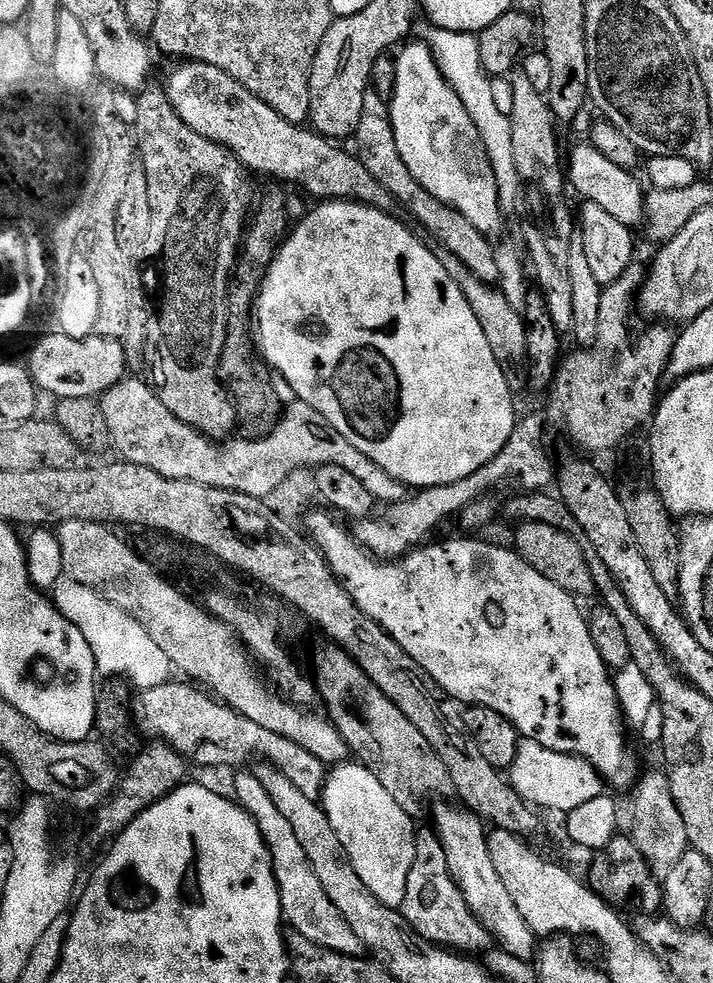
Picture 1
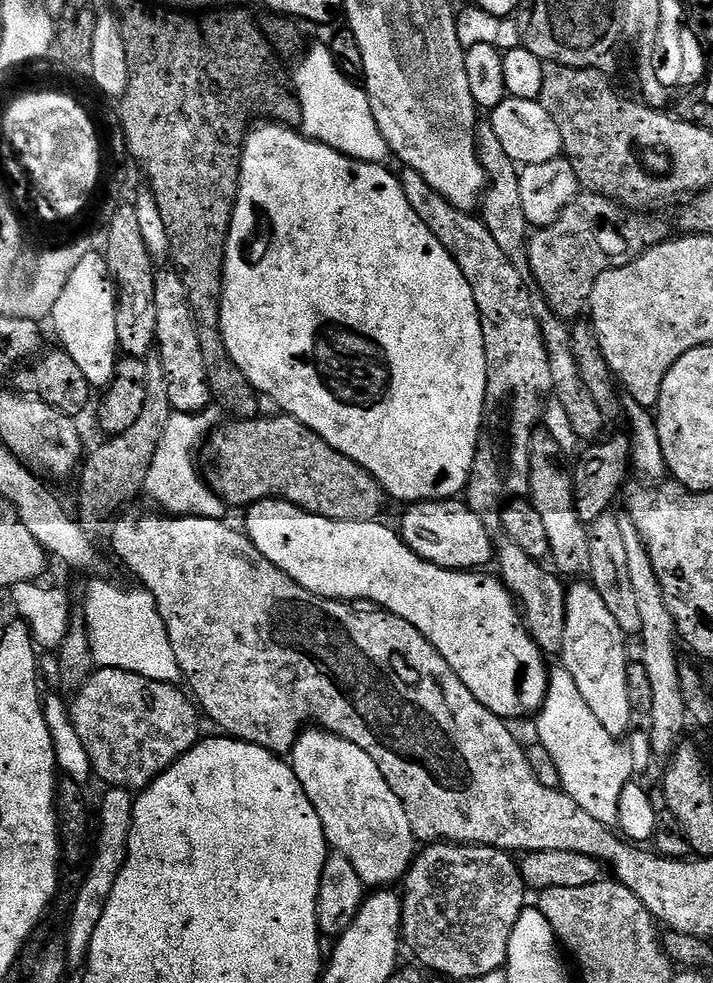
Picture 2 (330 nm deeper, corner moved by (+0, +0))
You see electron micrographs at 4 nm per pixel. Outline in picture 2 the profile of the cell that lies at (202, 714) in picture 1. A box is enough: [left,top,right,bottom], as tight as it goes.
[70,667,202,790]

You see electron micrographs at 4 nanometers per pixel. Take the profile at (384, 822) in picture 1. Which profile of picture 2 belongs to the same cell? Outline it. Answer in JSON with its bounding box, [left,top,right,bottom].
[290,731,418,886]

